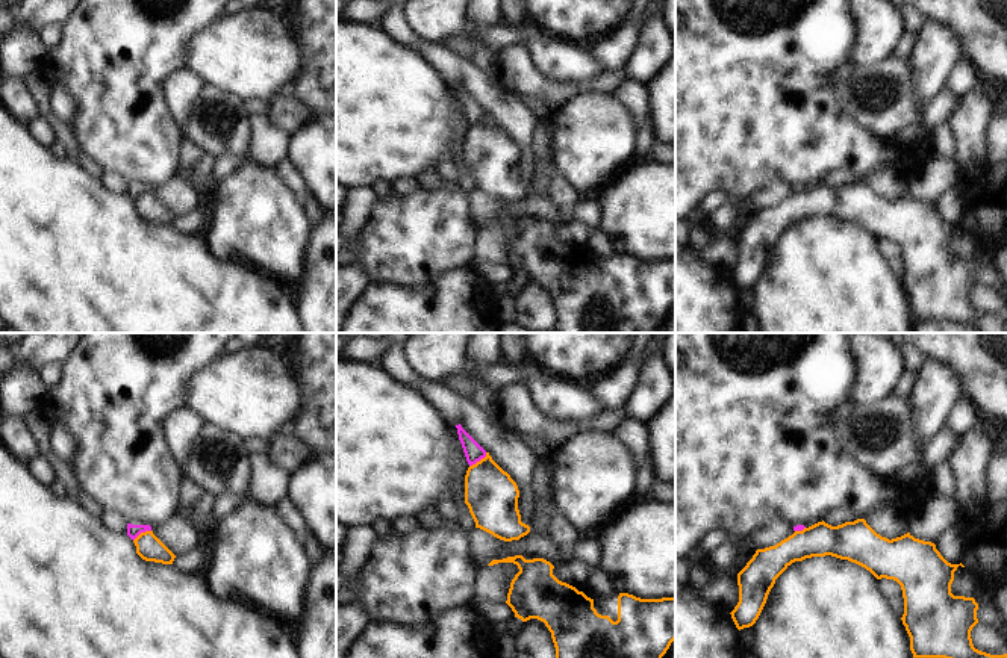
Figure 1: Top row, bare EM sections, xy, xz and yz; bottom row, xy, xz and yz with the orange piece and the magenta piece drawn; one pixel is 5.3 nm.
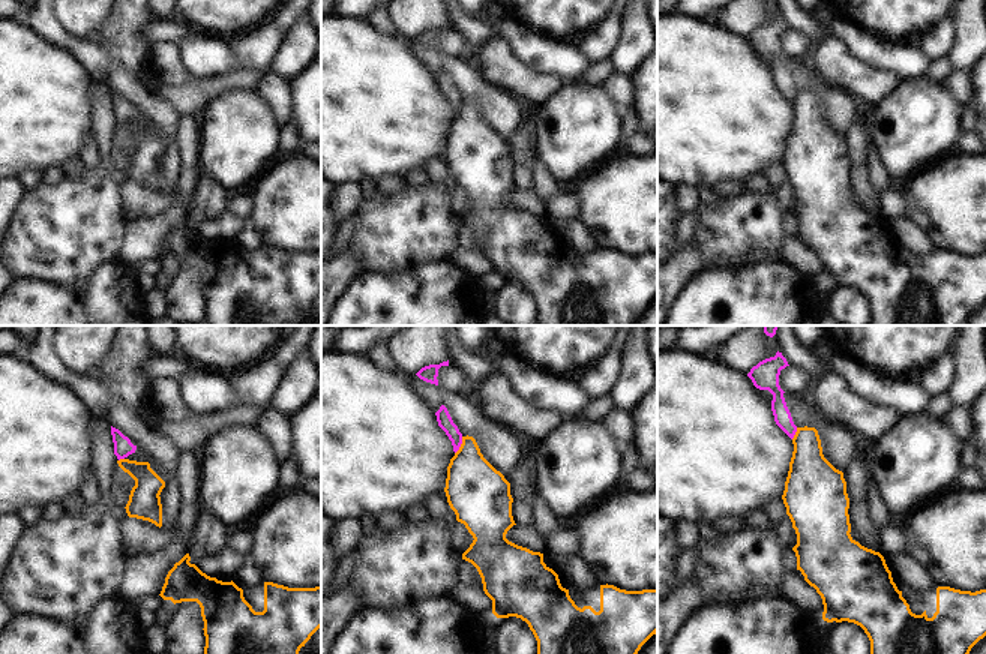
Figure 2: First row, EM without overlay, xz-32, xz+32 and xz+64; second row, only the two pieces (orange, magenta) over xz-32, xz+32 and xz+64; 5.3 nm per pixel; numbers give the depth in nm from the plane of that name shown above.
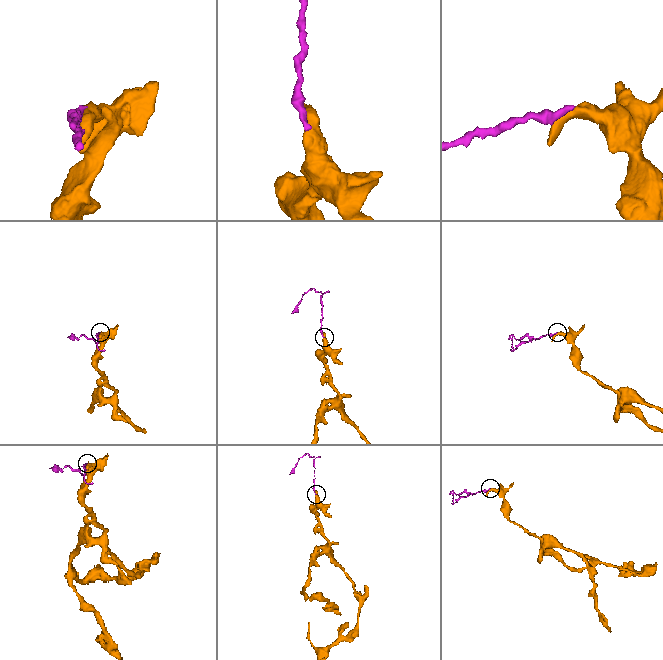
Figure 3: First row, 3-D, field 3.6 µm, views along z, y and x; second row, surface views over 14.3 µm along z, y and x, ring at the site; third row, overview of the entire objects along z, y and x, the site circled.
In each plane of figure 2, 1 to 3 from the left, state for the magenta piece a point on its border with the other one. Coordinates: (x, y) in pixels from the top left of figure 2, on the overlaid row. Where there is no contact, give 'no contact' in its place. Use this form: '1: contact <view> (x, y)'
1: contact xz-32 (120, 459)
2: contact xz+32 (461, 446)
3: contact xz+64 (796, 434)

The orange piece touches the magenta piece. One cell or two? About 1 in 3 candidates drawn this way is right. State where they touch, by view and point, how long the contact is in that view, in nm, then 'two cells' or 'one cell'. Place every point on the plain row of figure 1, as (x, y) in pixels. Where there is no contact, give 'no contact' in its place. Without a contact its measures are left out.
meets orange in xz at (480, 121); contact 120 nm long; two cells

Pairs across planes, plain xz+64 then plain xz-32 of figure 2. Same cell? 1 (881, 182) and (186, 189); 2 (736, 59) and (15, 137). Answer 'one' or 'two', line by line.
1: two
2: one

